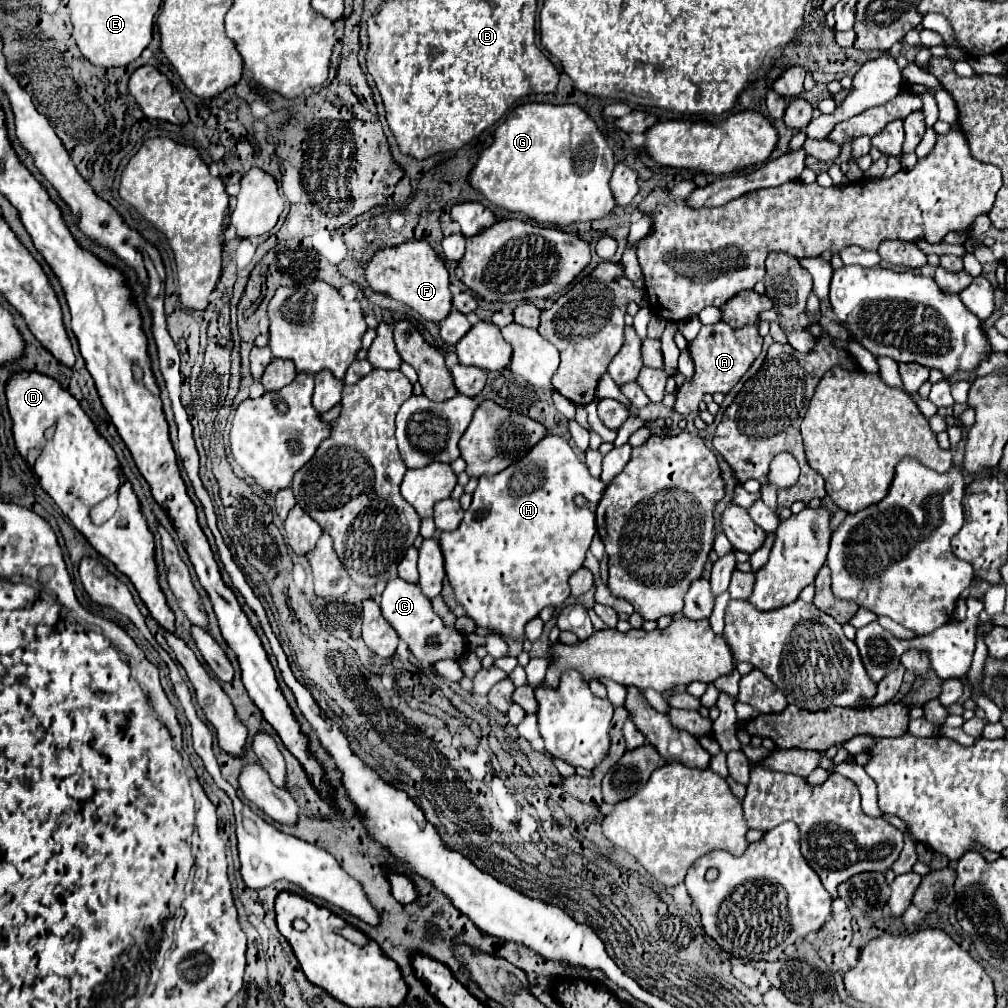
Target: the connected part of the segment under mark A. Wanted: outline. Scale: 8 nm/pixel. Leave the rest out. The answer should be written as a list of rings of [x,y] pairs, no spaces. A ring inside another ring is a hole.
[[[718,322],[712,326],[702,326],[700,334],[688,344],[688,350],[694,362],[694,376],[680,388],[676,388],[674,412],[678,412],[680,416],[698,412],[698,404],[702,402],[704,394],[728,394],[762,352],[762,336],[758,334],[758,326],[754,324],[734,330],[726,322]]]

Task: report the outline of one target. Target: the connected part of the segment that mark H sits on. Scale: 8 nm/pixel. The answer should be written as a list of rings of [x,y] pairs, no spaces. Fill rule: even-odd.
[[[546,436],[544,440],[540,440],[520,462],[512,464],[510,468],[494,474],[494,476],[482,476],[480,478],[480,484],[474,492],[474,498],[472,498],[472,504],[470,508],[466,510],[464,514],[464,520],[460,522],[460,526],[454,530],[454,532],[440,532],[438,534],[438,542],[440,542],[440,550],[442,550],[442,556],[444,556],[444,568],[446,568],[446,576],[448,576],[448,582],[454,590],[454,596],[458,600],[458,604],[466,610],[466,616],[472,618],[476,622],[476,626],[482,626],[482,628],[488,628],[490,632],[494,634],[500,634],[500,636],[512,636],[512,638],[520,638],[524,636],[524,626],[536,618],[540,614],[542,608],[546,606],[552,606],[552,608],[560,608],[566,598],[570,596],[570,588],[568,588],[568,578],[572,572],[576,572],[584,558],[586,558],[586,550],[590,546],[590,540],[592,536],[596,534],[596,520],[594,520],[594,514],[586,508],[586,506],[576,506],[574,504],[574,496],[576,494],[584,494],[588,500],[600,500],[602,492],[604,492],[604,484],[602,480],[598,478],[592,478],[588,468],[578,460],[578,456],[574,454],[572,446],[560,438],[560,436]]]

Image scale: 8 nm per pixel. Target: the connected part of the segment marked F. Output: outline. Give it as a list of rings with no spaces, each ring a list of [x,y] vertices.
[[[408,240],[398,246],[380,248],[372,254],[368,262],[362,264],[364,280],[368,286],[378,292],[386,294],[392,300],[398,300],[418,312],[422,318],[440,322],[452,308],[452,294],[450,294],[450,280],[444,262],[434,254],[426,240]]]

